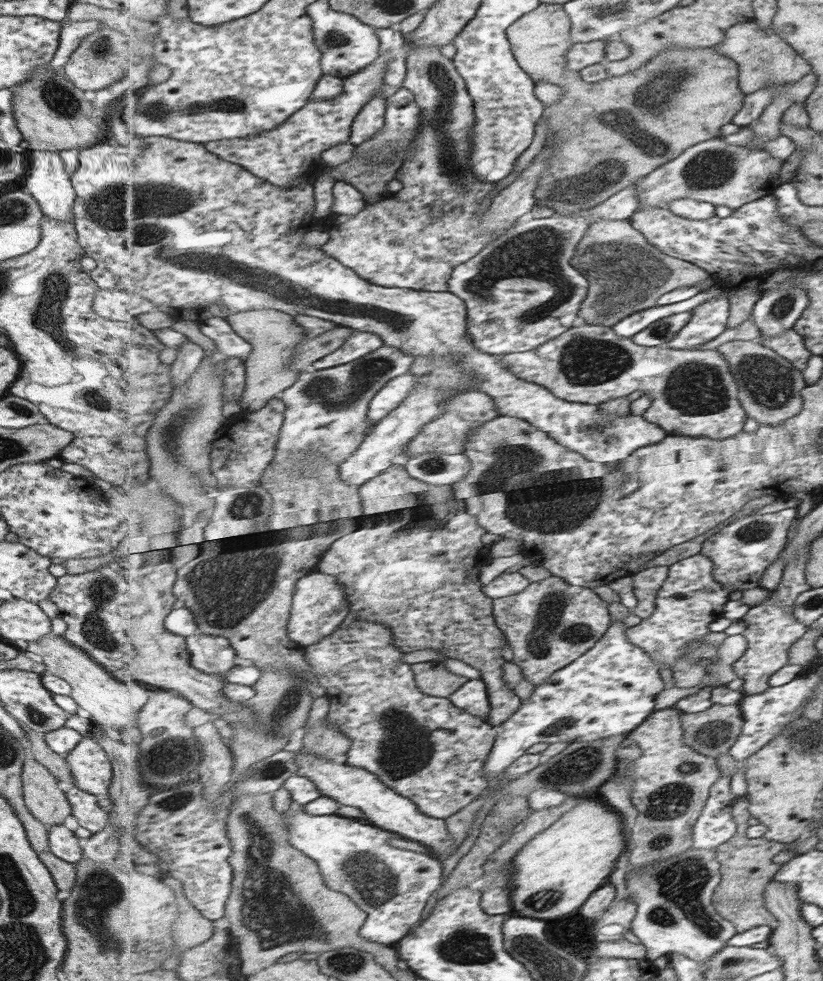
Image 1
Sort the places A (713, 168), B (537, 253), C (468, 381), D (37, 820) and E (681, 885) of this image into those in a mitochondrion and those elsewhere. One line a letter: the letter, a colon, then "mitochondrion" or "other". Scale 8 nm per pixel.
A: mitochondrion
B: mitochondrion
C: mitochondrion
D: other
E: mitochondrion

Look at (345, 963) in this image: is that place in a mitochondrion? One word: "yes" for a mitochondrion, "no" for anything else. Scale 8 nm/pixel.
yes

